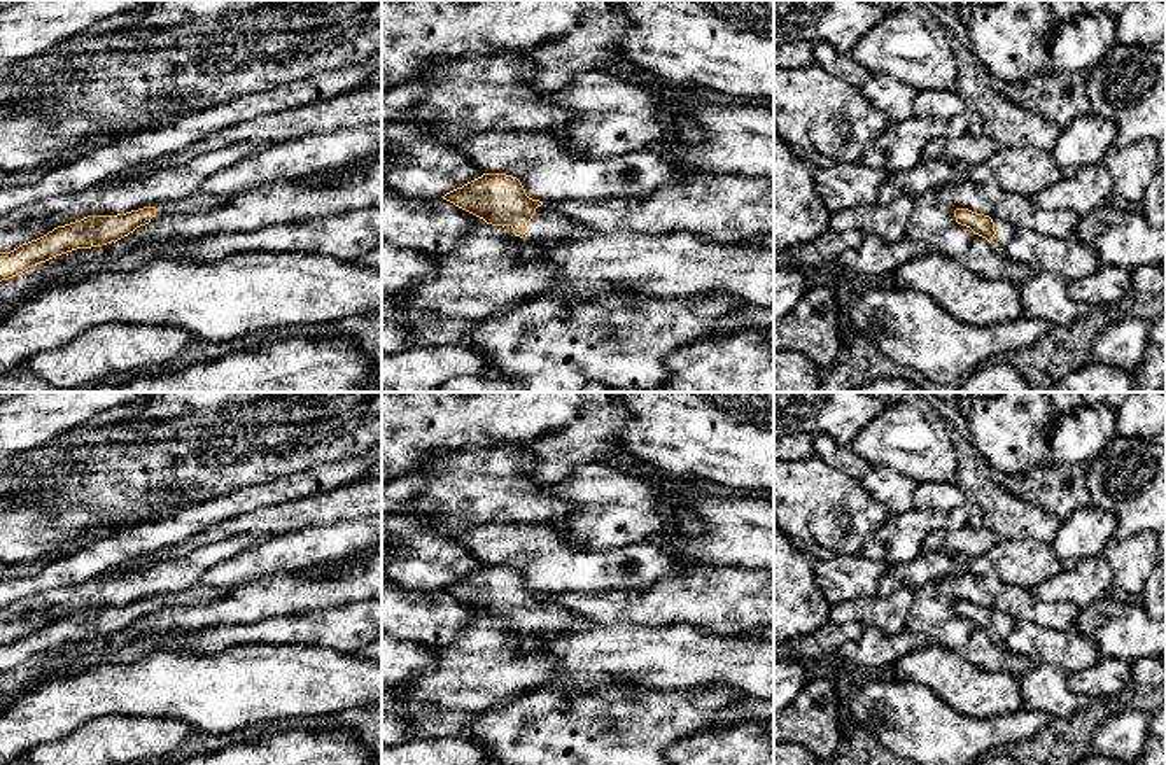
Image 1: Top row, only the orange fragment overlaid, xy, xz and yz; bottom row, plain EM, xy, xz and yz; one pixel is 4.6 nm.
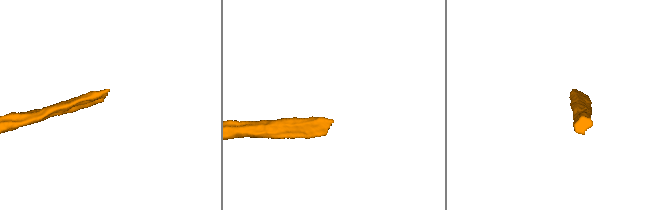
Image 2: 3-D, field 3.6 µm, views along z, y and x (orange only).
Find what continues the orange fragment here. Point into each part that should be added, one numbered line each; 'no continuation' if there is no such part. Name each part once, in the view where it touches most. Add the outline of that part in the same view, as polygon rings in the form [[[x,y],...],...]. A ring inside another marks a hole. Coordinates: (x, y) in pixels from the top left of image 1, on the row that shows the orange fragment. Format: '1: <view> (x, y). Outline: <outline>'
1: xz (547, 224). Outline: [[[537,207],[529,221],[525,238],[534,243],[553,242],[565,236],[590,236],[592,229],[587,226],[558,215],[550,207]]]

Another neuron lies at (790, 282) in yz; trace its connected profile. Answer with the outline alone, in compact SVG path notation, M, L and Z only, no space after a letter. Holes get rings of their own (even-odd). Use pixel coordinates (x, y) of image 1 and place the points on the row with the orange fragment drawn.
M774 266L774 319L784 317L807 289L805 268Z

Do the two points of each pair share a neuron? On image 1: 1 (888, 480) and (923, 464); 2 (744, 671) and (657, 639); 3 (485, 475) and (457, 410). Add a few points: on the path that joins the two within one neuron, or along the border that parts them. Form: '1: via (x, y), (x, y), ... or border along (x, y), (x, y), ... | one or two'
1: border along (870, 464), (890, 466), (916, 484) | two
2: via (723, 659), (678, 657) | one
3: border along (515, 447), (471, 445), (433, 456) | two

